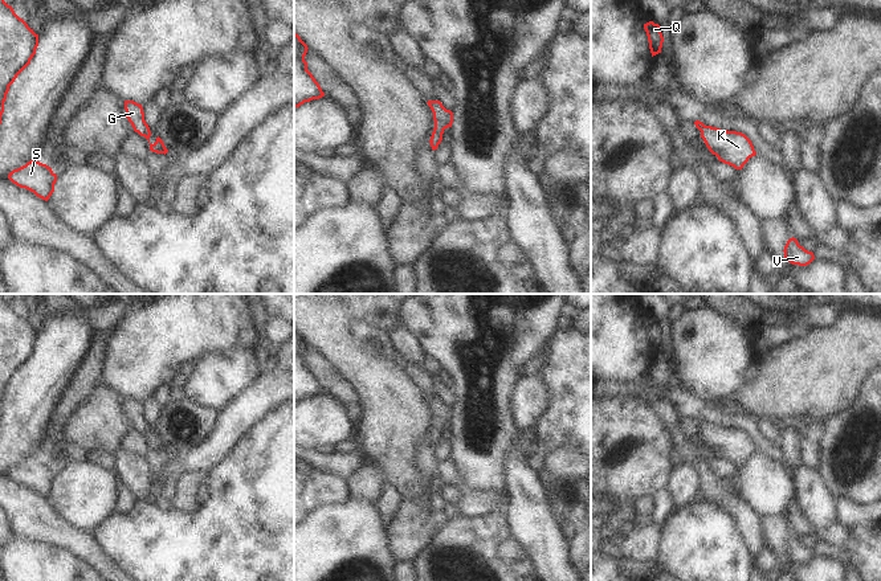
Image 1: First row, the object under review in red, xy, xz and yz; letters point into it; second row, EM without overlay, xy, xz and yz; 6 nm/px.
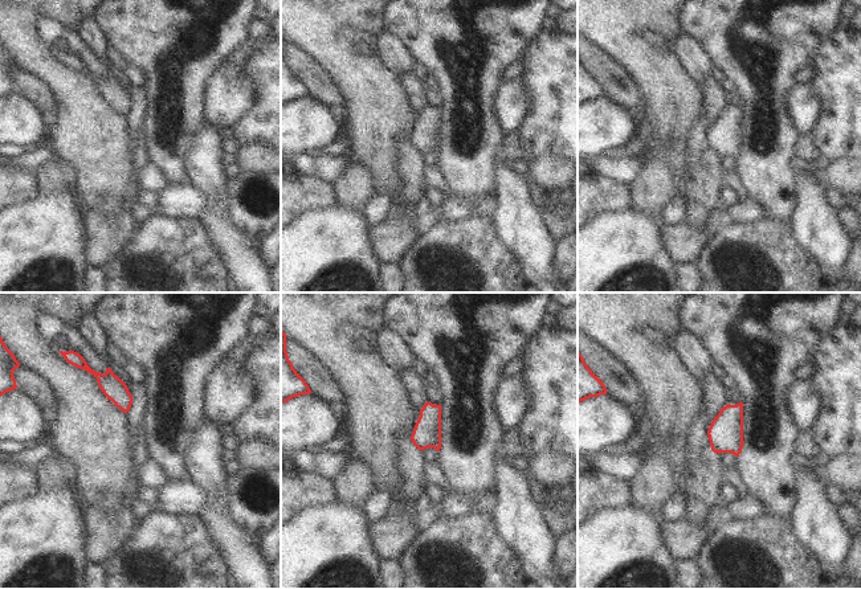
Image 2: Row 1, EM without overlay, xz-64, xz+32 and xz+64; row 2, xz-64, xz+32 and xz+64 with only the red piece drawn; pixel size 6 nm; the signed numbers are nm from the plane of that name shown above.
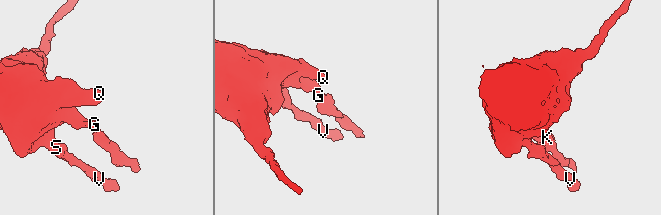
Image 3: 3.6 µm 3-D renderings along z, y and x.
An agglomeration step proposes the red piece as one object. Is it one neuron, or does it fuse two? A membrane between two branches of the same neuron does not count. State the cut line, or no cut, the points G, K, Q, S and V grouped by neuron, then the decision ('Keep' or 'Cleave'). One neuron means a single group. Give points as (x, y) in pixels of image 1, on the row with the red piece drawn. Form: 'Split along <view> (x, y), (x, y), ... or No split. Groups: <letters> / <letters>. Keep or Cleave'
No split. Groups: G K Q S V. Keep.

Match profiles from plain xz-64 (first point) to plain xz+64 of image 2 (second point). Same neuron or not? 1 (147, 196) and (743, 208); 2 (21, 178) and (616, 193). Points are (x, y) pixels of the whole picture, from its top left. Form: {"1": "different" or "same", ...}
{"1": "different", "2": "same"}

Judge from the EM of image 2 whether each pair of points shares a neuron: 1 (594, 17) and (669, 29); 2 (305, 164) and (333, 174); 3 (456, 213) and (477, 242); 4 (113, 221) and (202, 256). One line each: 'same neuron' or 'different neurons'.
1: same neuron
2: same neuron
3: different neurons
4: different neurons

